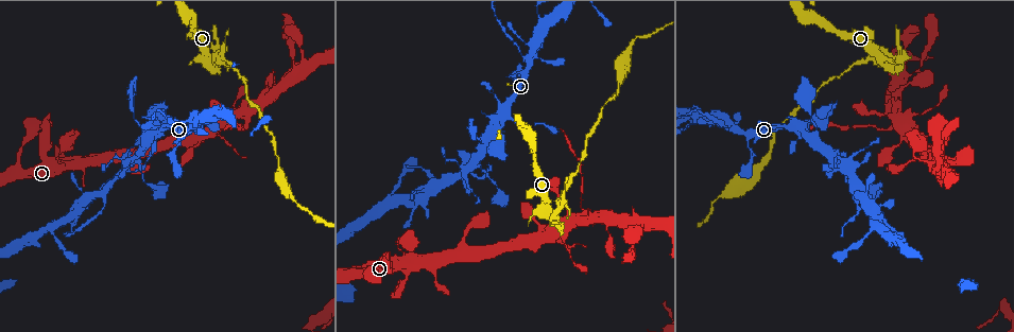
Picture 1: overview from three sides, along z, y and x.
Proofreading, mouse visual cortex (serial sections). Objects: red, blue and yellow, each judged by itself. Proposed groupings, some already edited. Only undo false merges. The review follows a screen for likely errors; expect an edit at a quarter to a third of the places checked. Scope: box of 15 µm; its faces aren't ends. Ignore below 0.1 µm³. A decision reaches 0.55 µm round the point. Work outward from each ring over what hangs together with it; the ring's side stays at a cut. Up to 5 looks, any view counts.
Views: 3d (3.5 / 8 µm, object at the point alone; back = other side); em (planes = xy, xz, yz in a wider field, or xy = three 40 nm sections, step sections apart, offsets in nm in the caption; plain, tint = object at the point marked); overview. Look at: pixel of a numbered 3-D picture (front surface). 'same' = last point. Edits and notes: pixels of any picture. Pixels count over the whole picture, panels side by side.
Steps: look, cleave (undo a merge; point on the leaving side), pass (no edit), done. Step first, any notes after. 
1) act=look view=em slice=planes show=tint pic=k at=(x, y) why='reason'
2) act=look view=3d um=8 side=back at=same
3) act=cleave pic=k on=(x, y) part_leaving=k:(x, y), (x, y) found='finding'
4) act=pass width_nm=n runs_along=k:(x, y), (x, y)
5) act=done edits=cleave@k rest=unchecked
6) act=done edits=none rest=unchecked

act=look view=3d um=3.5 pic=1 at=(560, 197) why='thick turns thin'

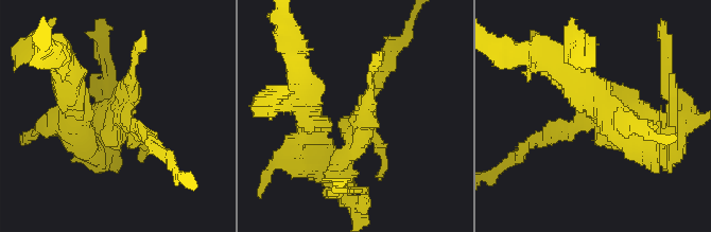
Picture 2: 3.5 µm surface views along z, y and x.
act=look view=em slice=xy step=5 show=tint pic=2 at=(123, 112)

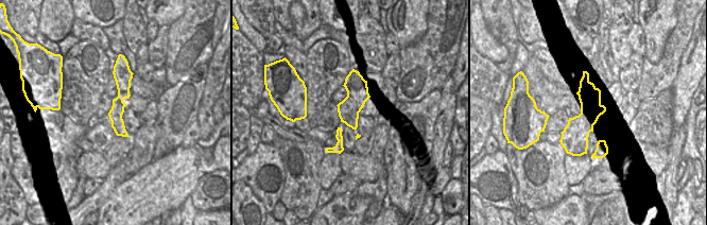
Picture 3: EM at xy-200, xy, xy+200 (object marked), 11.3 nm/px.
act=cleave pic=2 on=(551, 125) part_leaving=2:(585, 113), (514, 159) found='a second cell is stuck on'

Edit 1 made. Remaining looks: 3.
act=look view=overview why='see it whole again'

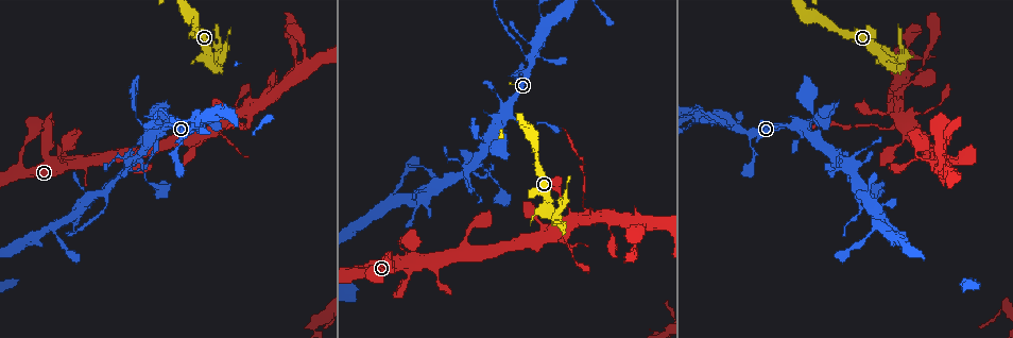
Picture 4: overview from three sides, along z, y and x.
act=look view=3d um=3.5 pic=4 at=(248, 126) why='abrupt turn'

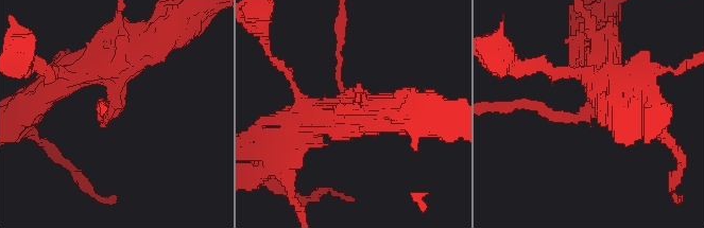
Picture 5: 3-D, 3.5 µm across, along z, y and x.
act=look view=em slice=xy step=2 show=tint pic=5 at=(592, 108) why='need the tissue'

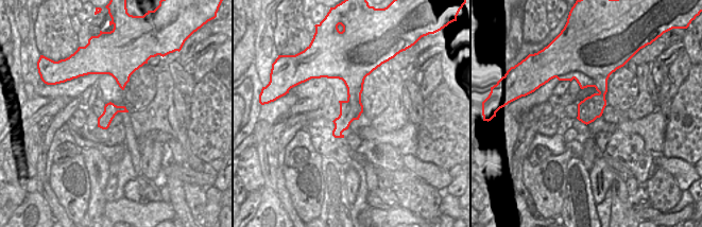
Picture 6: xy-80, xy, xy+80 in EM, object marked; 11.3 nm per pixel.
act=cleave pic=5 on=(557, 116) part_leaving=5:(590, 109), (555, 116), (536, 103), (505, 106) found='a second cell is stuck on'

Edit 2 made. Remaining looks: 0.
act=done edits=cleave@2,cleave@5 rest=unchecked

